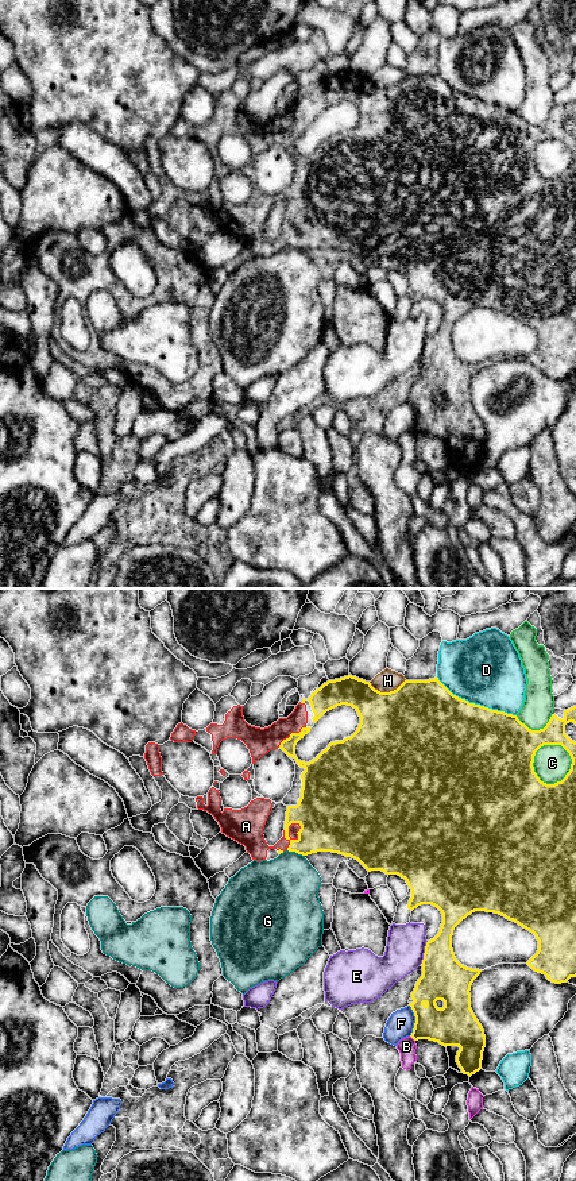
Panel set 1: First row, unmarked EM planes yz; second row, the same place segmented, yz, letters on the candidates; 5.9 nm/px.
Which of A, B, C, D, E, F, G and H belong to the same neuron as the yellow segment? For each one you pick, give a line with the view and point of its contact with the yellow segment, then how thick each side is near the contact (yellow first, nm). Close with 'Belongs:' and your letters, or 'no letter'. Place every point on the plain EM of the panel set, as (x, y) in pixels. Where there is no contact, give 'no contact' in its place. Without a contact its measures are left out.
A: contact yz (298, 232); calibres 420 and 120 nm
Belongs: A

